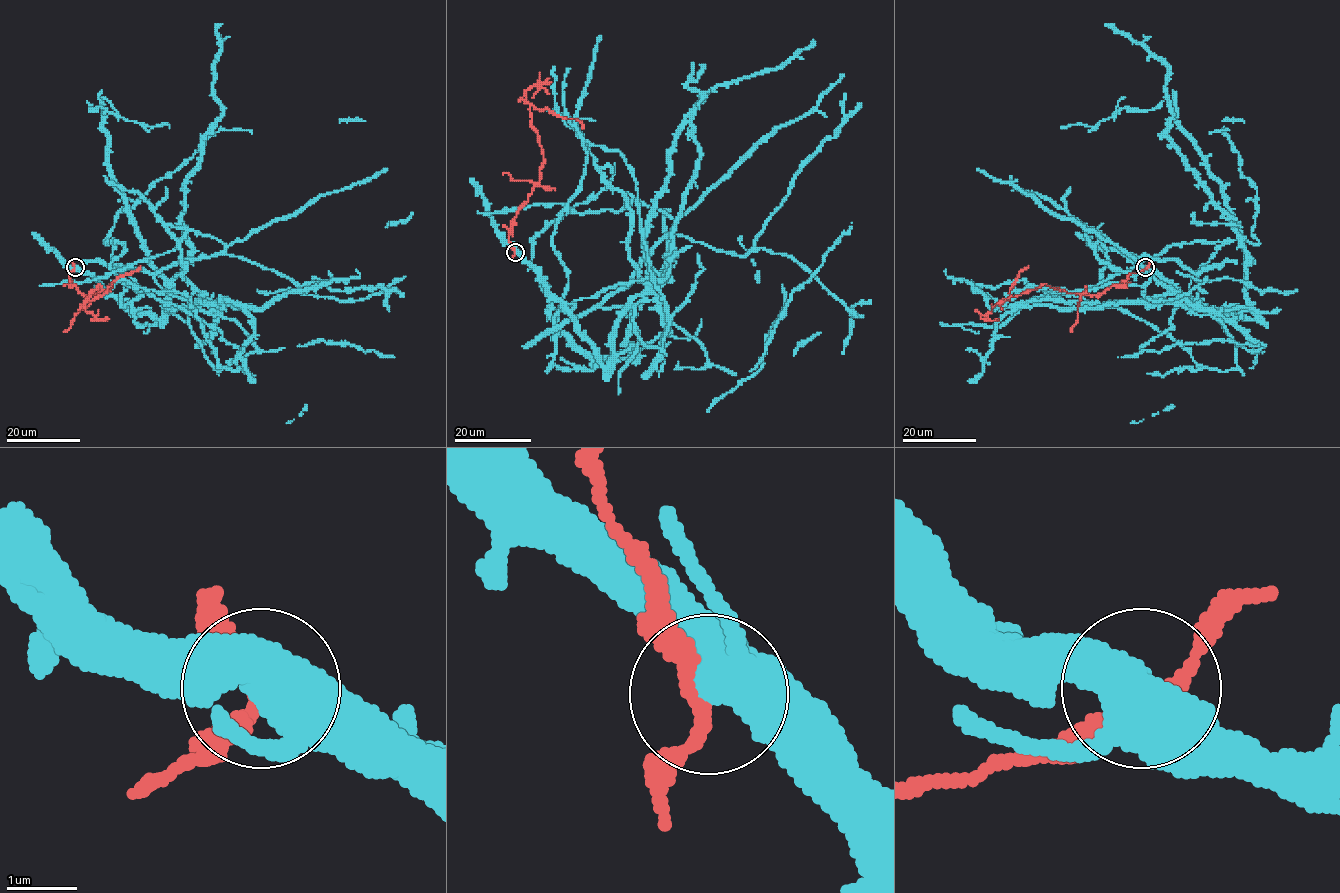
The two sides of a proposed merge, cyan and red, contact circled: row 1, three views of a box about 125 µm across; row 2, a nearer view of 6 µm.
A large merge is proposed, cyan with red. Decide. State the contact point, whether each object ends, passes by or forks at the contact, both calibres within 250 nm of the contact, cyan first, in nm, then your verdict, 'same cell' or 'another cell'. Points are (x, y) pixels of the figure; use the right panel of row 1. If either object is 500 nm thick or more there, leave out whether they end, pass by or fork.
(1145, 267) | cyan forks | red passes by | 440/190 nm | another cell

